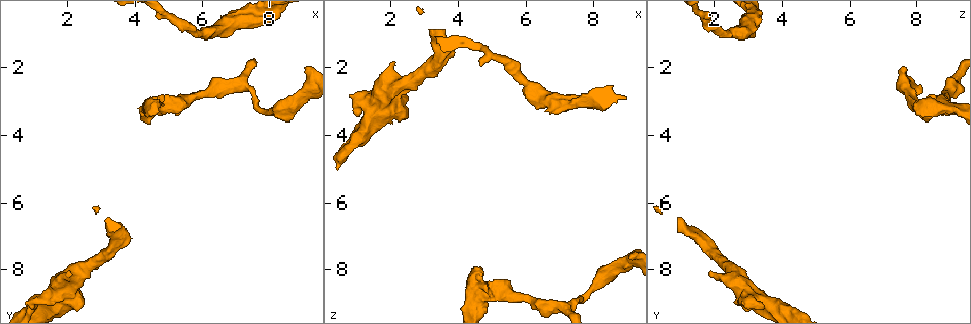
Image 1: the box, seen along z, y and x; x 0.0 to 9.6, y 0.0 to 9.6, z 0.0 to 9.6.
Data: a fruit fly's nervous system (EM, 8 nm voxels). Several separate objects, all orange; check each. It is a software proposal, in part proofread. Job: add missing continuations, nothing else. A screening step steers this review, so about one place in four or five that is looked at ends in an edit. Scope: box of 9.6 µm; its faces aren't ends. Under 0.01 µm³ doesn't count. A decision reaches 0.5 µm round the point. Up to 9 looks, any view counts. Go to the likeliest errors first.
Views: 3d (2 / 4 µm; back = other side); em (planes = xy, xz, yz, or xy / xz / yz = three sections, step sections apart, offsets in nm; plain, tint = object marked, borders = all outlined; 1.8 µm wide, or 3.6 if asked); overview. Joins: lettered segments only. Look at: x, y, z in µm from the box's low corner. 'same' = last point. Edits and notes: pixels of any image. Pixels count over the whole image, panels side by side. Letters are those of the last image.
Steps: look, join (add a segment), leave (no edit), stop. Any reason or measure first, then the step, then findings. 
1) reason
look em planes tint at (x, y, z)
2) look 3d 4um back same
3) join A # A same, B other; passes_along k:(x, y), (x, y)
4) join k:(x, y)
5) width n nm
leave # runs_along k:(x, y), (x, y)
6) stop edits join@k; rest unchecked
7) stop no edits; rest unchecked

end of a long branch
look em planes plain at (3.20, 6.50, 0.90)

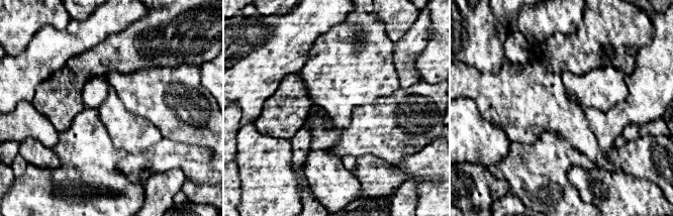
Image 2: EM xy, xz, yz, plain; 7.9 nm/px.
look em planes borders same

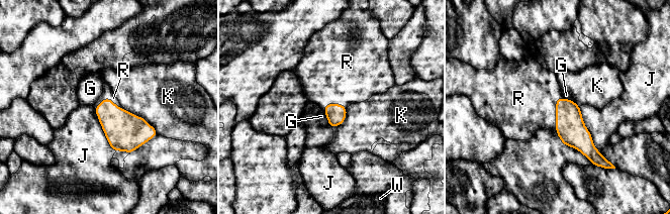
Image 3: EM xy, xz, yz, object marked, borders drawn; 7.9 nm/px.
join R # G other, J other, K other, R same, W other; it goes on there

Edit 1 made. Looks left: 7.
see it whole again
look overview

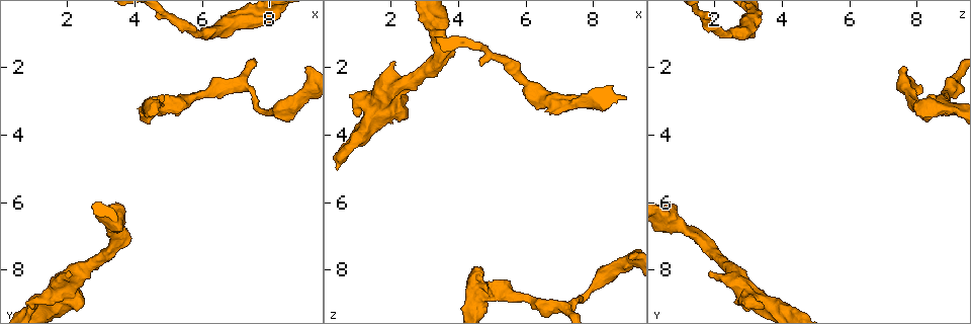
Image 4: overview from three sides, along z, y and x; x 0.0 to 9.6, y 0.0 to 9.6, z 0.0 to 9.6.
look 3d 4um at (0.70, 8.95, 2.75)

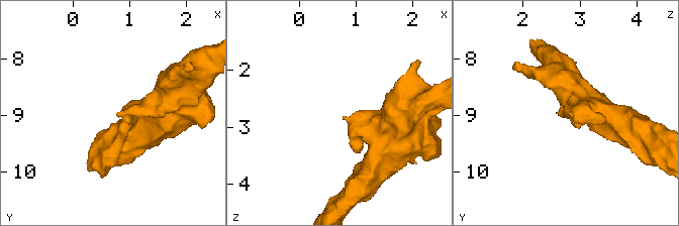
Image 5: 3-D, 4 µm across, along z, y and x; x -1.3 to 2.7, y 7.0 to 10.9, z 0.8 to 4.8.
look em xy step 8 borders at (0.75, 8.95, 2.80)

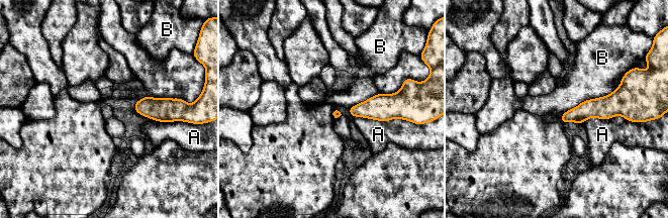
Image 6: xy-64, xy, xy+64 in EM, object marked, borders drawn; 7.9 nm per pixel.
look em planes borders same

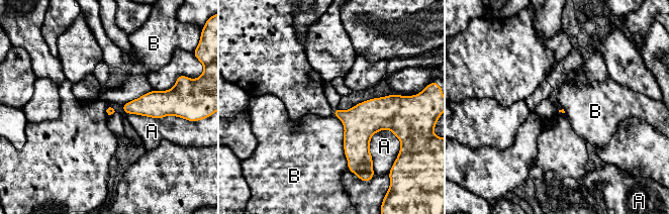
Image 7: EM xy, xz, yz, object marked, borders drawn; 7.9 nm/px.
leave # A other, B other; border 7:(331, 114), (344, 127), (348, 169); no lettered segment goes on from it

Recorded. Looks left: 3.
free end
look 3d 4um at (9.10, 2.00, 7.70)

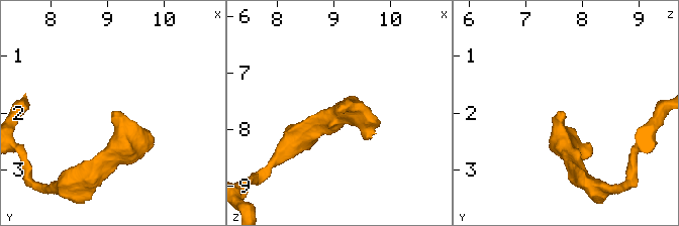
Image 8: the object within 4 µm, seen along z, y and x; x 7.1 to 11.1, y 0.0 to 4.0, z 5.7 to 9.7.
now the EM
look em planes tint at (9.05, 2.00, 7.70)

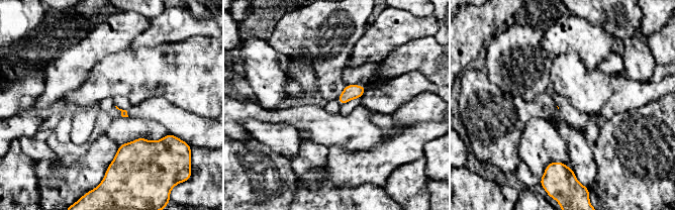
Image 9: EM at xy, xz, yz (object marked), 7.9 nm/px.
what lies round it
look em planes borders same

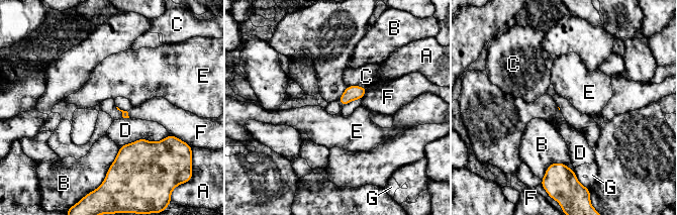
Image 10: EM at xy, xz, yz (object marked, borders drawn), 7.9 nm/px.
longest_contact D 420 nm
leave # A other, B other, C other, D other, E other, F other, G other; none of them fits

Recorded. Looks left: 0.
stop edits join@3; rest unchecked

